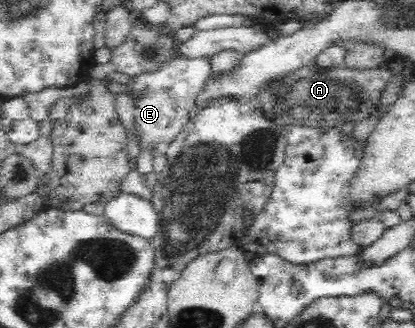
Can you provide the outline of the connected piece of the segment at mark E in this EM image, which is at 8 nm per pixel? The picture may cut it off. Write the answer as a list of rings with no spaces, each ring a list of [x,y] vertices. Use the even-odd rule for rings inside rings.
[[[178,56],[155,73],[141,73],[133,77],[132,83],[127,86],[128,93],[115,94],[115,107],[120,123],[128,135],[140,138],[141,150],[151,146],[158,147],[162,143],[169,146],[191,118],[197,107],[197,95],[213,74],[209,57]]]

